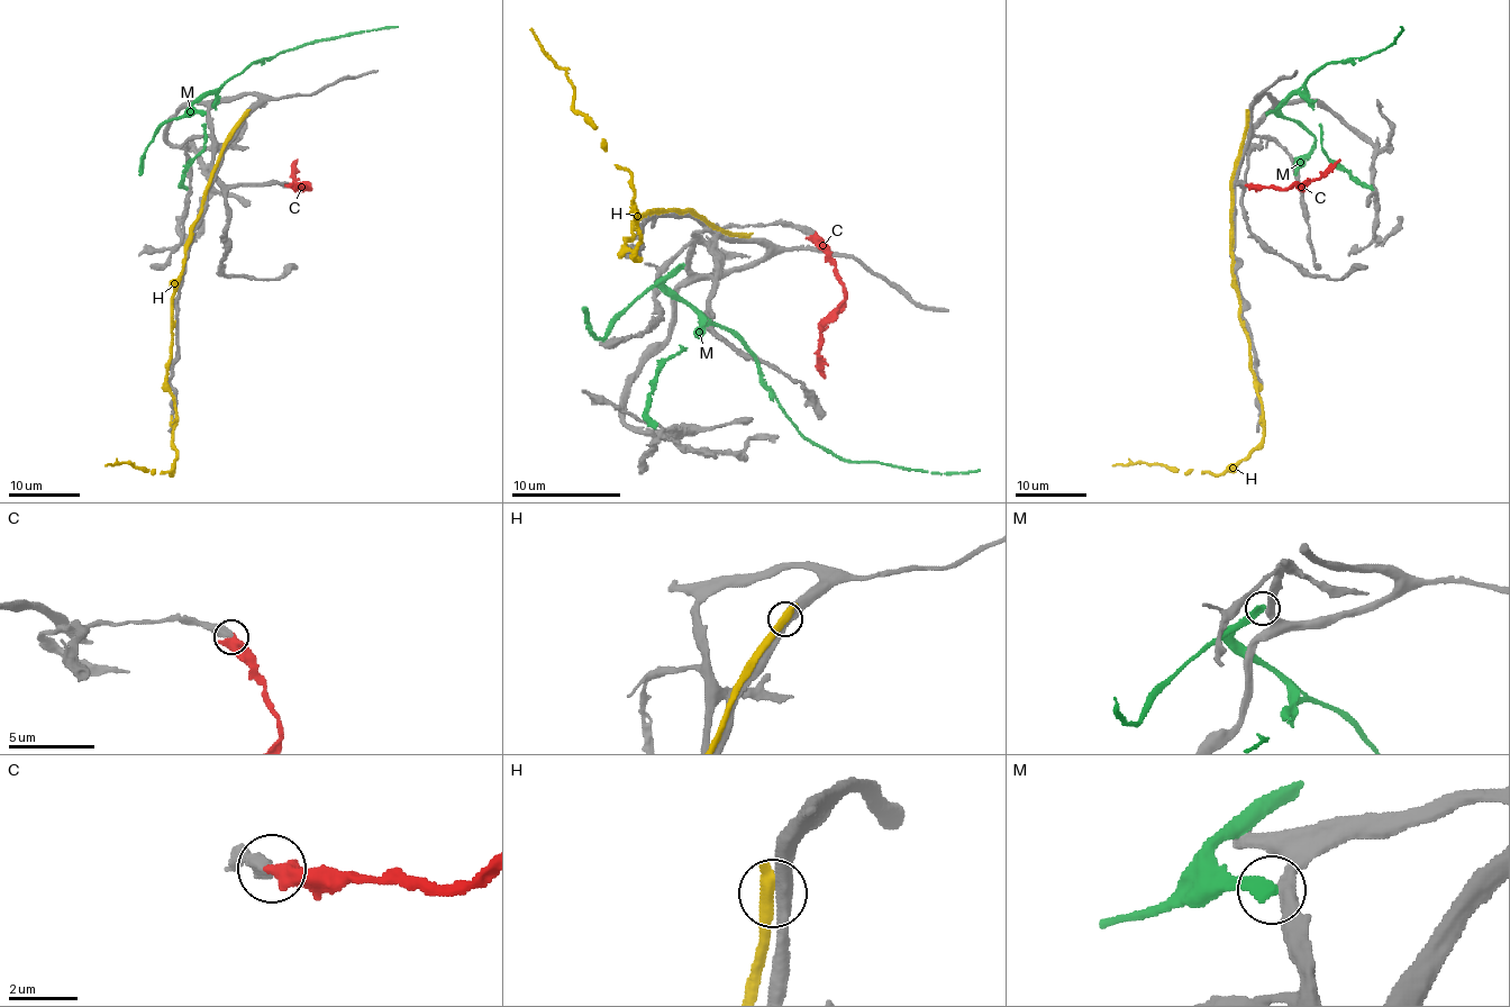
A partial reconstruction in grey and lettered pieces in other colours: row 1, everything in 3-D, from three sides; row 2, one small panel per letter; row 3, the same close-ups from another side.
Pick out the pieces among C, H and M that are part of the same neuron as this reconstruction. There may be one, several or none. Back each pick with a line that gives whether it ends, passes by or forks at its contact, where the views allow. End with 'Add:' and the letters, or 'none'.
C: it ends there
Add: C

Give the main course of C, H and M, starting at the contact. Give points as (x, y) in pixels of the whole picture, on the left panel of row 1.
C: (290, 184), (310, 188), (294, 179), (294, 163), (298, 160)
H: (244, 115), (210, 181), (173, 297), (171, 474), (130, 462), (106, 465)
M: (205, 114), (200, 114), (192, 105), (255, 62), (316, 41), (397, 26)

